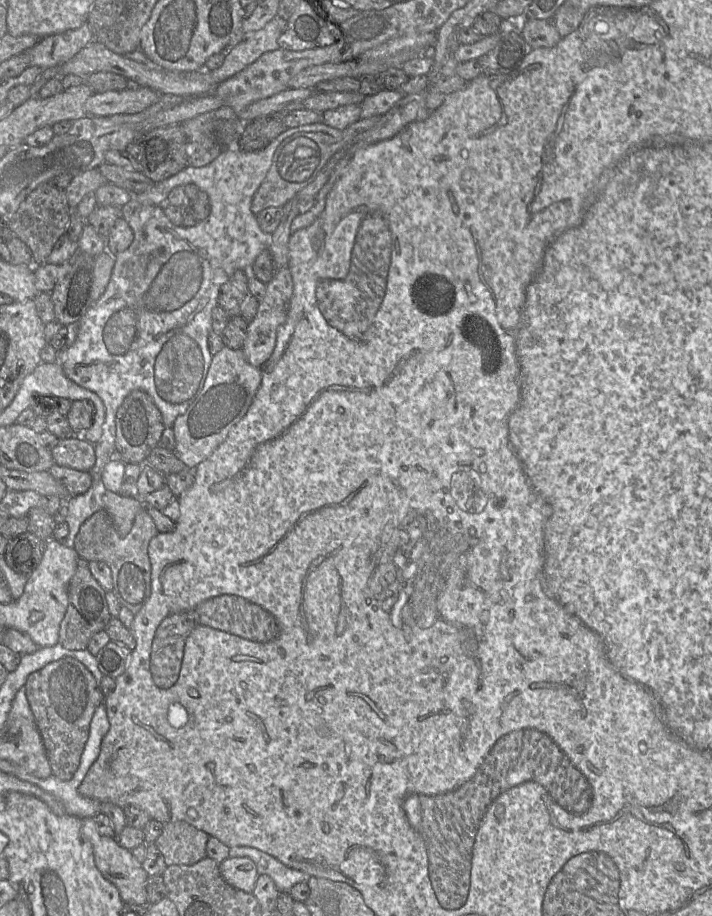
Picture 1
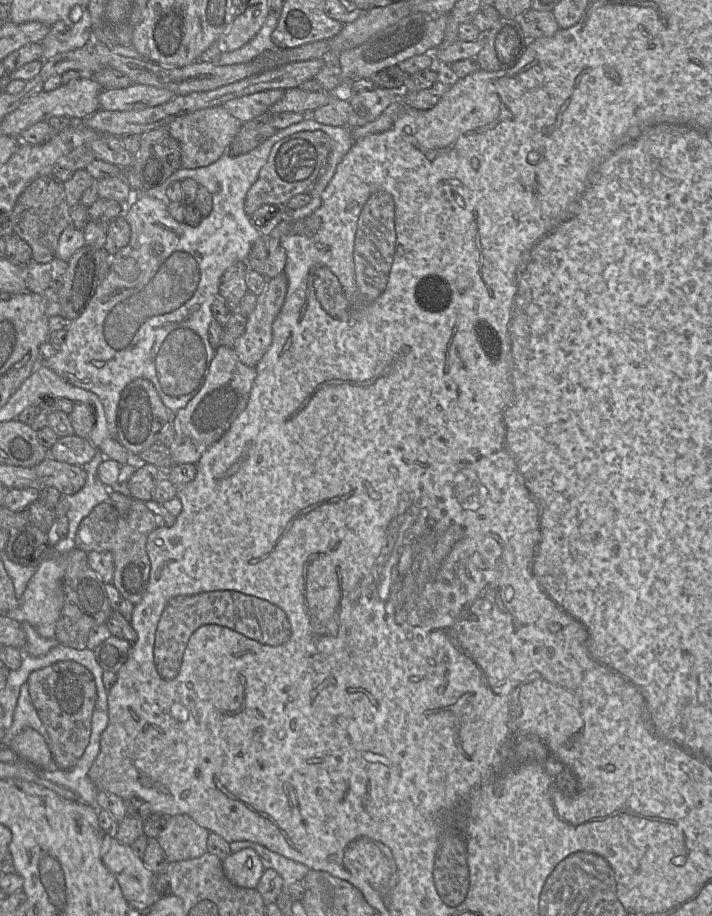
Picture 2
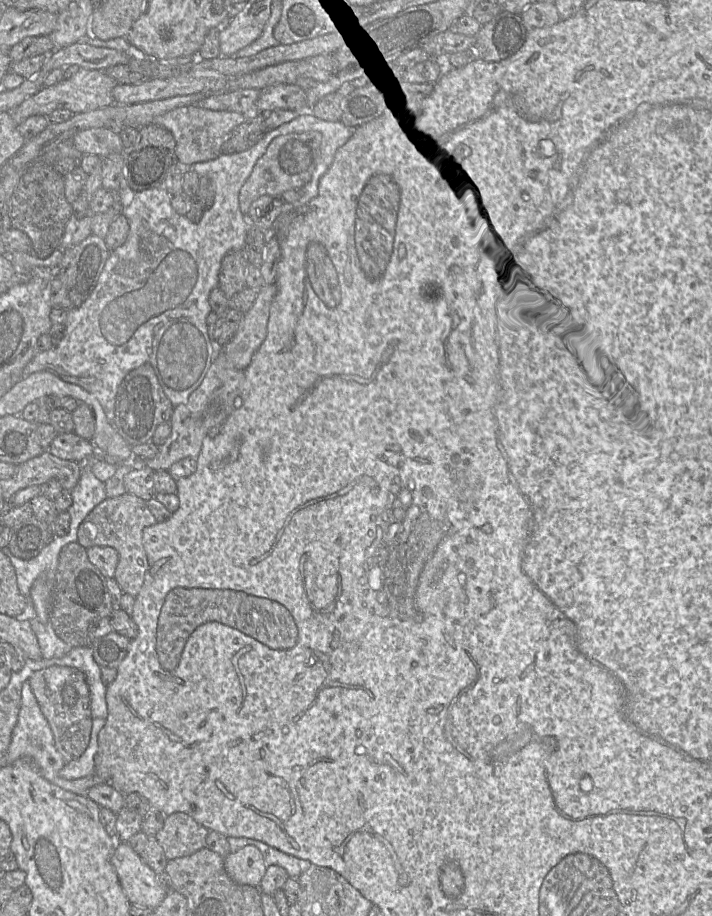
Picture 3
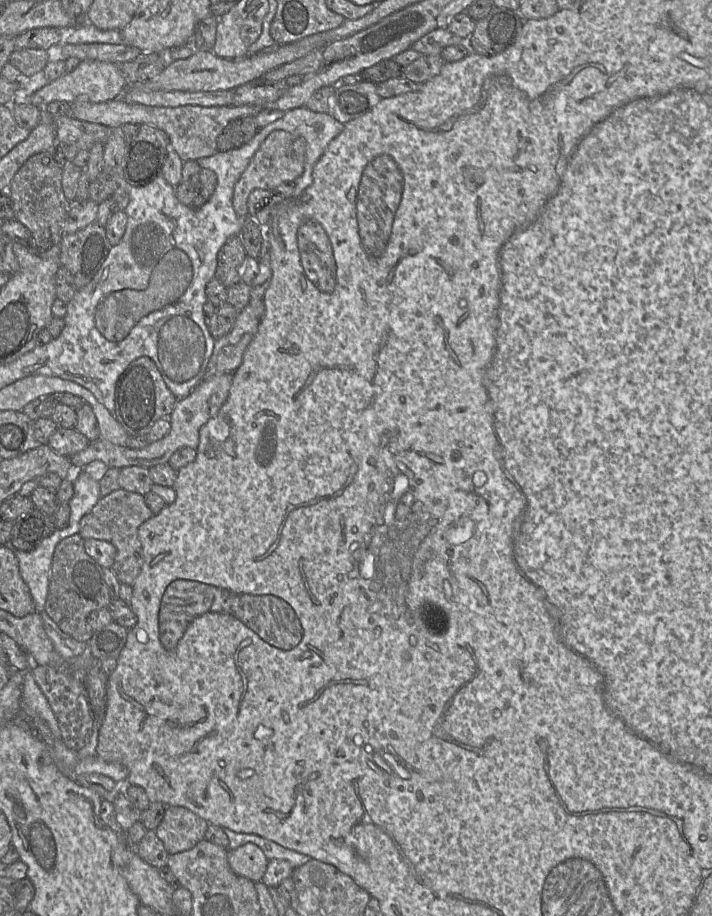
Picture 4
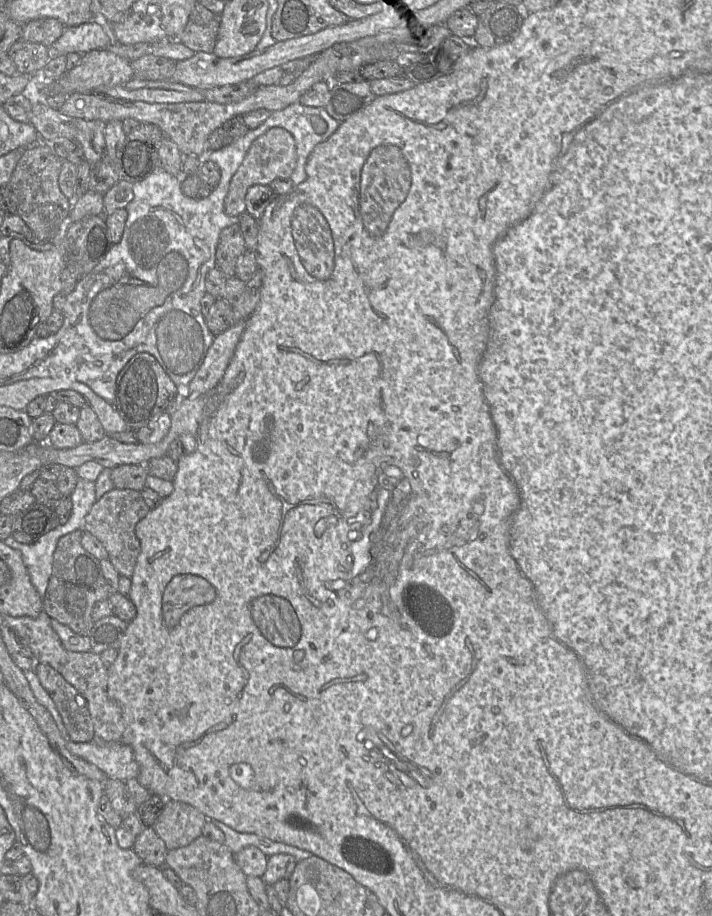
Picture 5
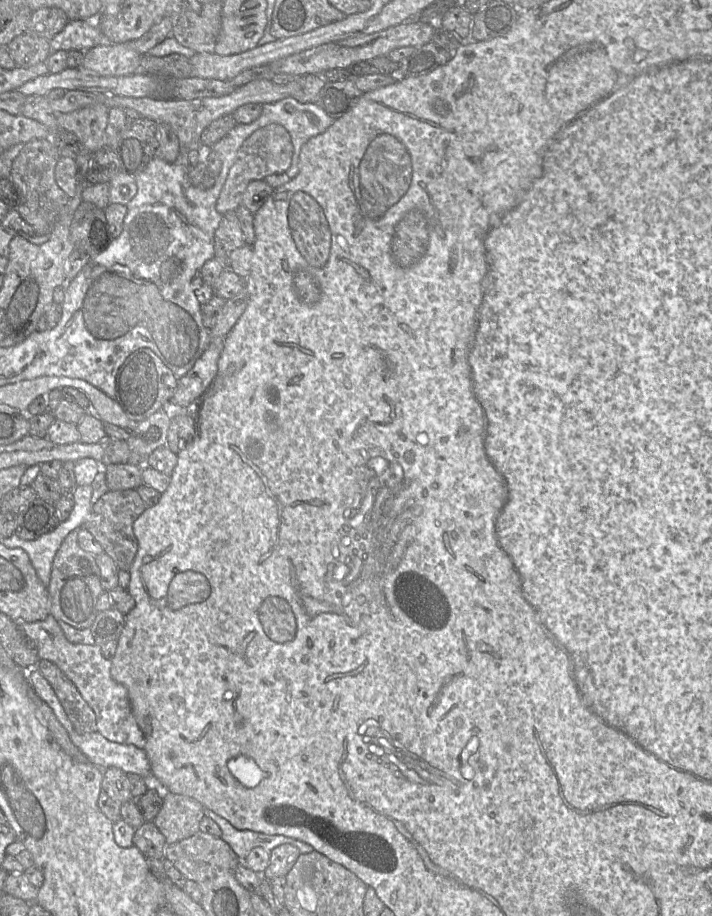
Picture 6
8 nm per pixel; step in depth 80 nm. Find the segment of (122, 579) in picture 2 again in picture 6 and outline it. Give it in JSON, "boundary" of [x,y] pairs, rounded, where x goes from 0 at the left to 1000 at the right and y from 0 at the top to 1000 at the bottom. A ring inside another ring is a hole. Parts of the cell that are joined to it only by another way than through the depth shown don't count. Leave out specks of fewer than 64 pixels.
{"boundary":[[[191,534],[153,535],[129,551],[126,562],[117,573],[143,596],[146,603],[157,609],[167,622],[181,623],[184,620],[194,599],[187,571],[205,555]]]}

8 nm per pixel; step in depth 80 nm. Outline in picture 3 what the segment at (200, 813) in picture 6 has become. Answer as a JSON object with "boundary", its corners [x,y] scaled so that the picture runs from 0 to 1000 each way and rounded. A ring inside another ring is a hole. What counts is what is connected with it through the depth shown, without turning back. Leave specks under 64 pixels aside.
{"boundary":[[[246,886],[232,893],[229,903],[218,912],[229,926],[236,939],[260,936],[272,932],[289,925],[289,915],[294,906],[275,897],[260,886]]]}

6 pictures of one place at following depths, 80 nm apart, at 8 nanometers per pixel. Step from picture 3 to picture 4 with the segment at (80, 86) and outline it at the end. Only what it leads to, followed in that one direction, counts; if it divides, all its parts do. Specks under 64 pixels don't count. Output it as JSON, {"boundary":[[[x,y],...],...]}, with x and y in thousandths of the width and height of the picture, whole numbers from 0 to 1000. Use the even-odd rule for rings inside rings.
{"boundary":[[[117,66],[103,78],[88,81],[45,103],[39,110],[55,118],[62,118],[76,110],[90,110],[97,114],[107,110],[139,112],[170,106],[177,96],[178,90],[164,70],[139,66]]]}

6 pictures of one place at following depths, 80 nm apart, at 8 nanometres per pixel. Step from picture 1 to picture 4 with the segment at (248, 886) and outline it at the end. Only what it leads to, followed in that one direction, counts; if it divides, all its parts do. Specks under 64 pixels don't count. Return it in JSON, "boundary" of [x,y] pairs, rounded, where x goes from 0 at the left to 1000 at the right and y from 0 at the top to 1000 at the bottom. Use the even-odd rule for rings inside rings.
{"boundary":[[[346,920],[329,928],[320,928],[320,942],[324,950],[357,964],[368,961],[376,941],[369,929],[355,920]]]}

